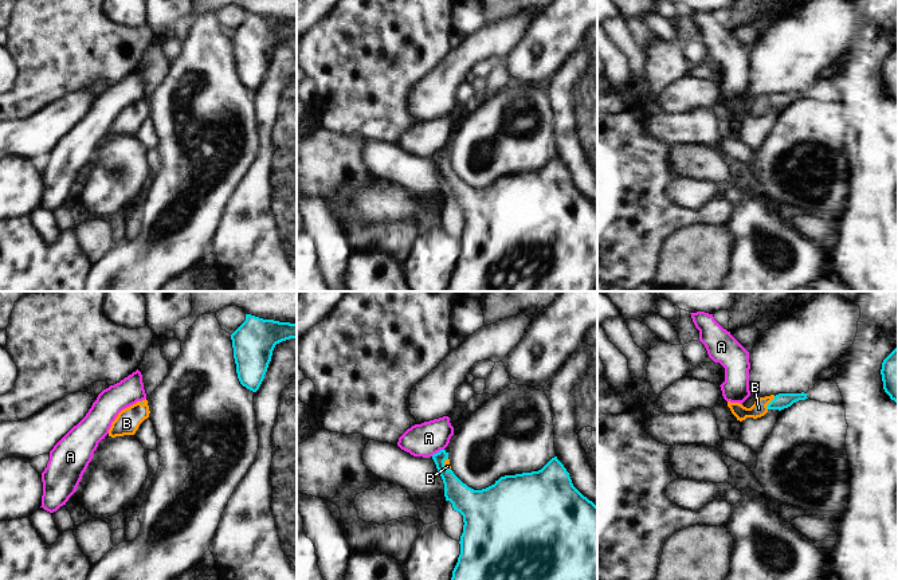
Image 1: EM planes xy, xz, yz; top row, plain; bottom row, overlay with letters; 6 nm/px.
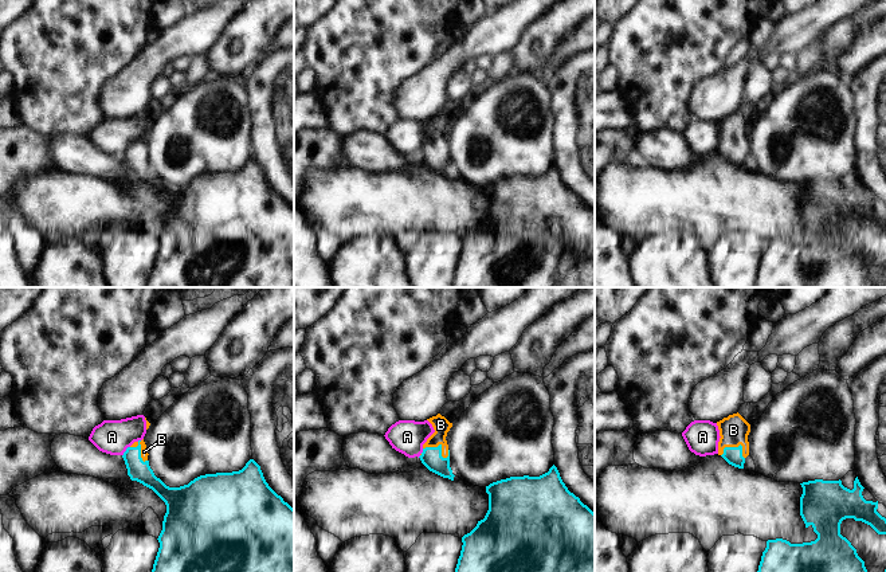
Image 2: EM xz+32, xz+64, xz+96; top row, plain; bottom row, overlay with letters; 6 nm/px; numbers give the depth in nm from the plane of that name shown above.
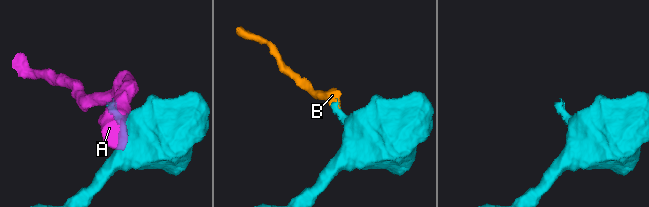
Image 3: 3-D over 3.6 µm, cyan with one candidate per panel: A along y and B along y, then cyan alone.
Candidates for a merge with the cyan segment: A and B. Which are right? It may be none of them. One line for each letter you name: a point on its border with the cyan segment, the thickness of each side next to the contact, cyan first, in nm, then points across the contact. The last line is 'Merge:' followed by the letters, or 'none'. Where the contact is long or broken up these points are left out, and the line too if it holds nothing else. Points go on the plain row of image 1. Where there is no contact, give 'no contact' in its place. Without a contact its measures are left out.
B: contact yz (769, 102); calibres 100 and 90 nm; way yz (783, 100), (769, 102), (759, 108)
Merge: B

